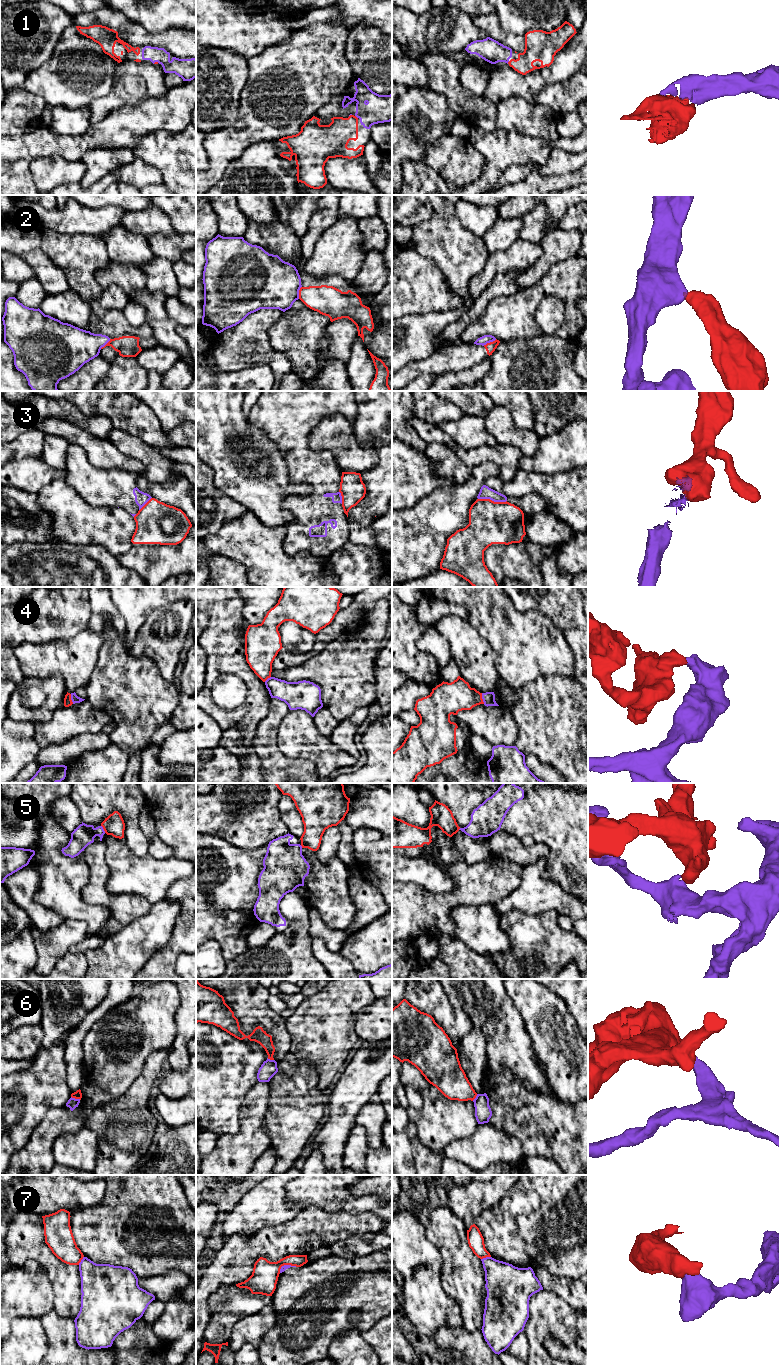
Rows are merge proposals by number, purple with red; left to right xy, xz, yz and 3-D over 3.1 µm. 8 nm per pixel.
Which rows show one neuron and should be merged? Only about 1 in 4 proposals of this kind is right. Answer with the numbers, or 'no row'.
1

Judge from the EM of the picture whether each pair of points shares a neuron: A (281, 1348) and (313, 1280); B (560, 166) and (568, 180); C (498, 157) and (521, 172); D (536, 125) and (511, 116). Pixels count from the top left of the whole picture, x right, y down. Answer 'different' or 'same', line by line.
A: same
B: different
C: different
D: same

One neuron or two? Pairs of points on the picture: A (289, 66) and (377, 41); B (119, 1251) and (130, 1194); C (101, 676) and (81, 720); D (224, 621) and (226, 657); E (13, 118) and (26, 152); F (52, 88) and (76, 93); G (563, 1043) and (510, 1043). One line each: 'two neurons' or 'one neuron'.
A: two neurons
B: one neuron
C: two neurons
D: one neuron
E: two neurons
F: one neuron
G: two neurons

